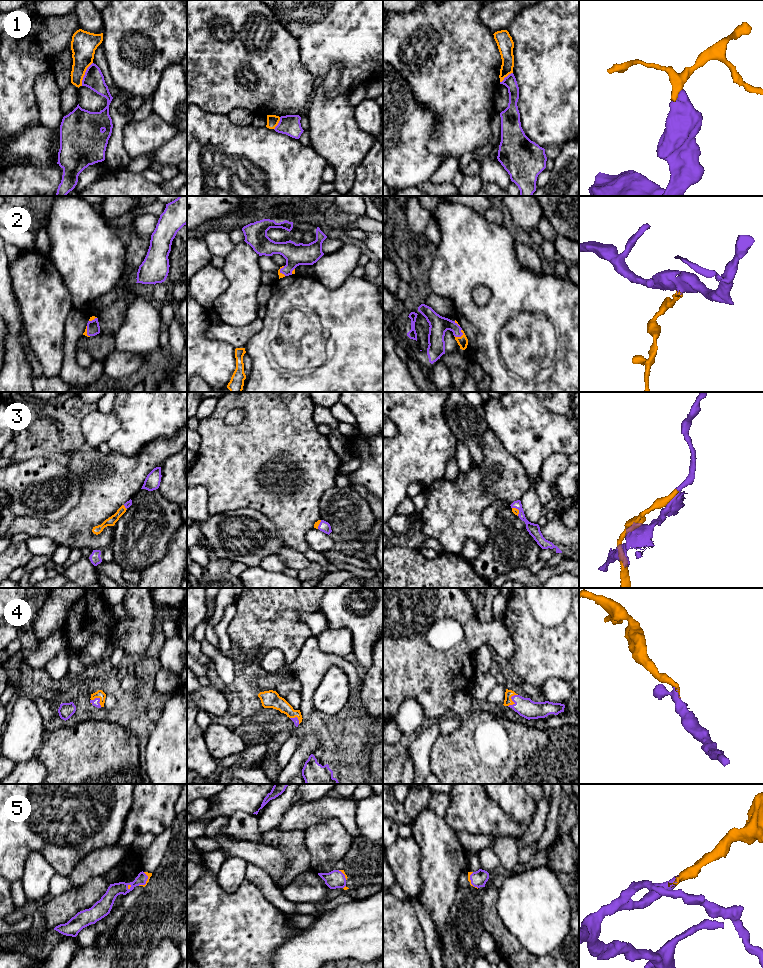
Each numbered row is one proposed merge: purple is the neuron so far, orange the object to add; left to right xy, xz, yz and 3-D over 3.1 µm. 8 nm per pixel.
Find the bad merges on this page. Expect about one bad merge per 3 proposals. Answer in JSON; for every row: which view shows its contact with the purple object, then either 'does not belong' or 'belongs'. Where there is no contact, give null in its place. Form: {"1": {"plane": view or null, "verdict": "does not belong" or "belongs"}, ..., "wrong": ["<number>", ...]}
{"1": {"plane": "xy", "verdict": "does not belong"}, "2": {"plane": "yz", "verdict": "belongs"}, "3": {"plane": "yz", "verdict": "belongs"}, "4": {"plane": "yz", "verdict": "belongs"}, "5": {"plane": "xy", "verdict": "belongs"}, "wrong": ["1"]}

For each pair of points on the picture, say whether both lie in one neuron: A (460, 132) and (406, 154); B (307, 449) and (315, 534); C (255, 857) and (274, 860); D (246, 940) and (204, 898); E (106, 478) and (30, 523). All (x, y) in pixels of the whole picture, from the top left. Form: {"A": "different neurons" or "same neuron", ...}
{"A": "different neurons", "B": "different neurons", "C": "same neuron", "D": "same neuron", "E": "same neuron"}

